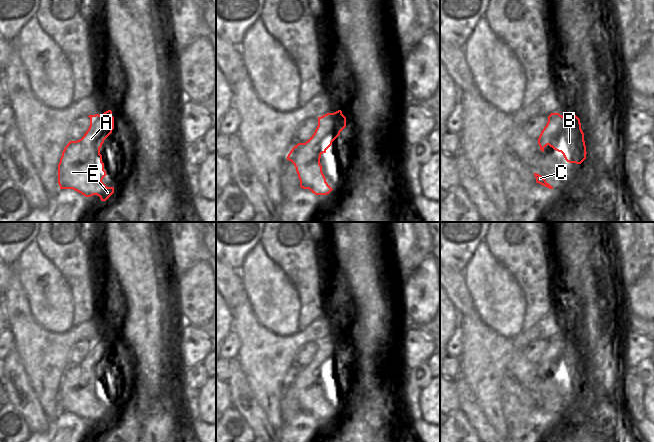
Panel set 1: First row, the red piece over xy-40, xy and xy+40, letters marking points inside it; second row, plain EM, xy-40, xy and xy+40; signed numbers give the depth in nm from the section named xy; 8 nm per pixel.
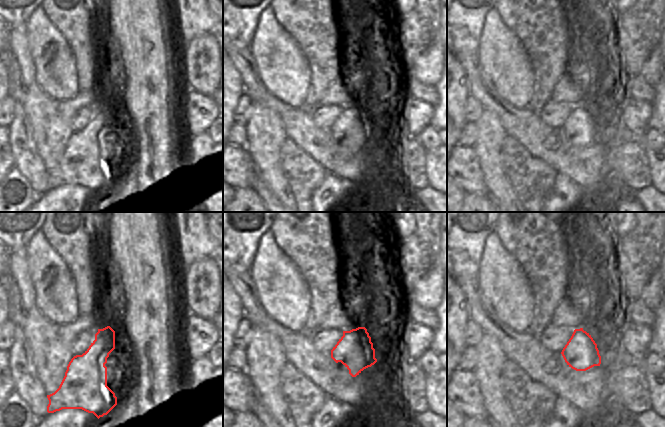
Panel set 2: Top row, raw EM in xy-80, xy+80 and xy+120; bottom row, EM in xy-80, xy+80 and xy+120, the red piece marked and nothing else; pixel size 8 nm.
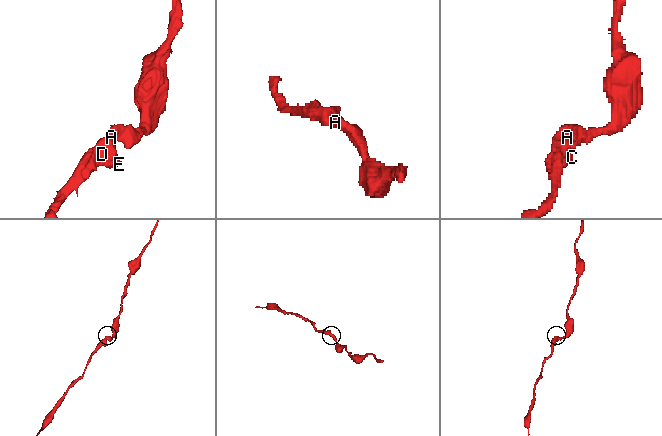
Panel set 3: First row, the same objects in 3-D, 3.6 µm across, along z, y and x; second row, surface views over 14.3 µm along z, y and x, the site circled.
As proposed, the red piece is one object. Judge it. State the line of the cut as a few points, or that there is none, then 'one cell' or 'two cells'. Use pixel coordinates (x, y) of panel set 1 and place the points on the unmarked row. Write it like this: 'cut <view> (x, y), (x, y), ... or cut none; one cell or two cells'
cut none; one cell

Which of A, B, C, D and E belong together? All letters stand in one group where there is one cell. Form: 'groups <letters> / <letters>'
groups A B C D E

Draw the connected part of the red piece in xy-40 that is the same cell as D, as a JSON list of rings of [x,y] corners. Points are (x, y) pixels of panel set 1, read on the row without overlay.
[[[111,334],[101,339],[95,338],[88,341],[90,350],[84,360],[77,365],[70,365],[62,376],[58,388],[58,408],[60,413],[73,413],[85,421],[97,419],[101,425],[106,425],[114,417],[114,411],[107,411],[102,406],[107,398],[104,394],[100,372],[114,353],[114,341]]]

